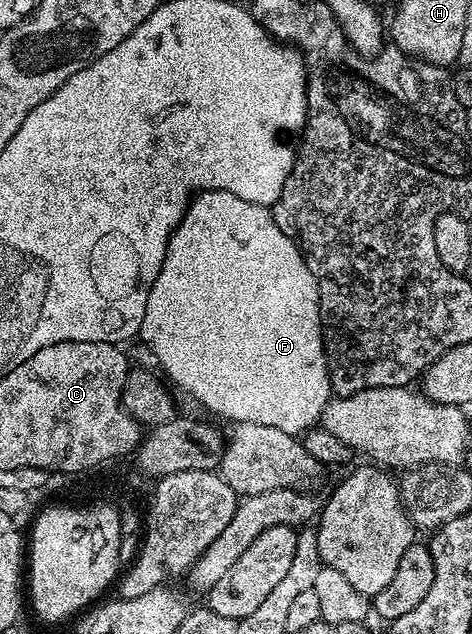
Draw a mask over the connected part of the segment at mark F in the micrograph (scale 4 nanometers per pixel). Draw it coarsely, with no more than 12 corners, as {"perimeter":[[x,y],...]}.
{"perimeter":[[194,196],[140,339],[231,424],[332,398],[320,284],[270,207]]}

